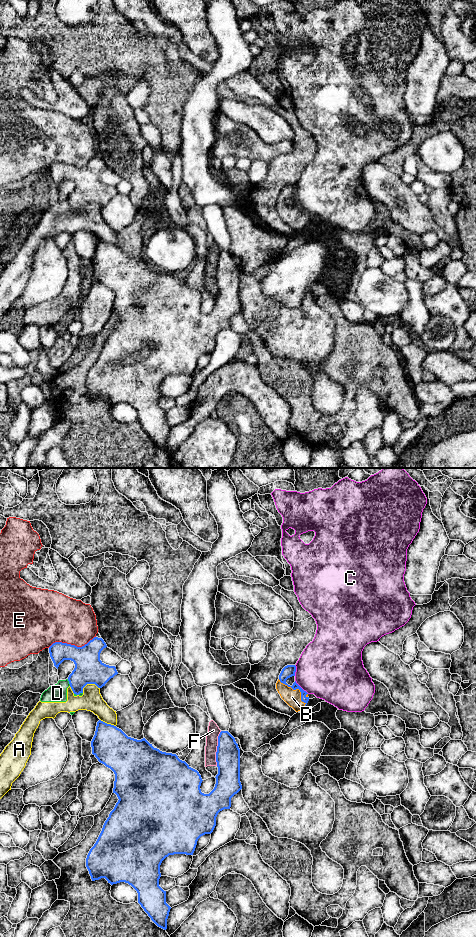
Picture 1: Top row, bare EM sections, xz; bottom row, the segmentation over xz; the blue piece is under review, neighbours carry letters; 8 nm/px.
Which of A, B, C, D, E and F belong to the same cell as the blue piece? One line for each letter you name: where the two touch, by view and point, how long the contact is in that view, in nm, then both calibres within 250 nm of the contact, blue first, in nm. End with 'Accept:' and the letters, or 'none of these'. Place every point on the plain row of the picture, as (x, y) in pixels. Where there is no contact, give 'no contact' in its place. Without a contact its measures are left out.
B: xz (297, 208) | 300 nm | 100/130 nm
Accept: B

